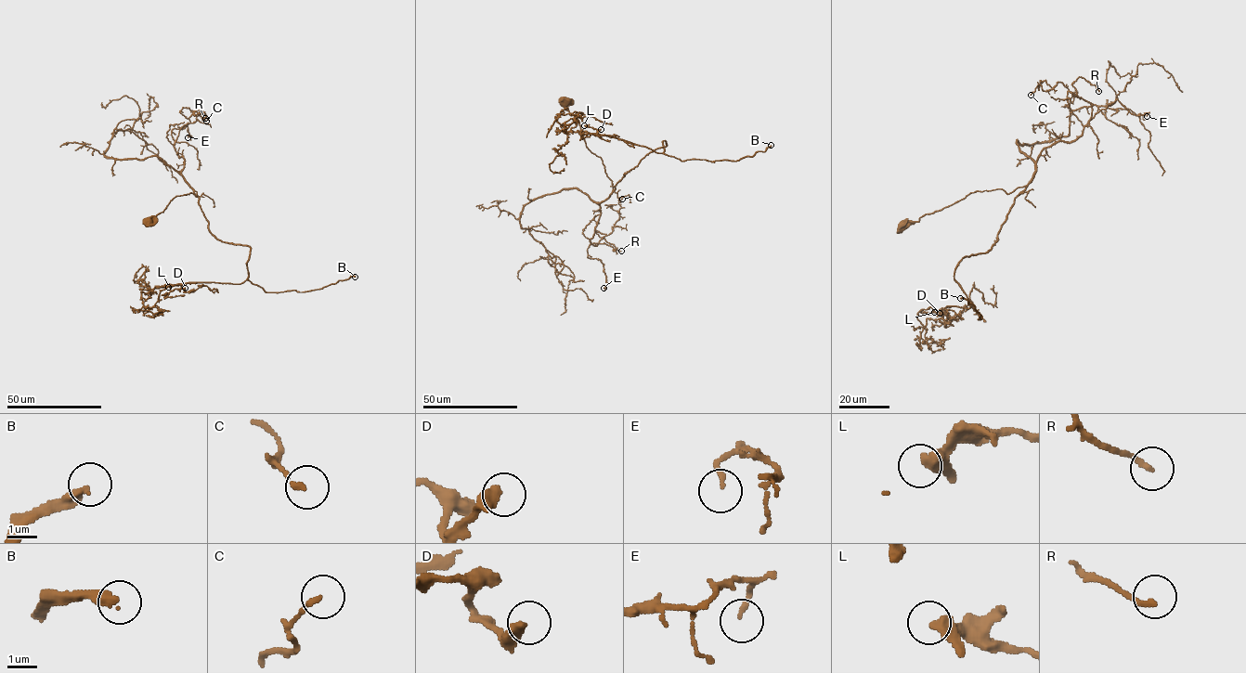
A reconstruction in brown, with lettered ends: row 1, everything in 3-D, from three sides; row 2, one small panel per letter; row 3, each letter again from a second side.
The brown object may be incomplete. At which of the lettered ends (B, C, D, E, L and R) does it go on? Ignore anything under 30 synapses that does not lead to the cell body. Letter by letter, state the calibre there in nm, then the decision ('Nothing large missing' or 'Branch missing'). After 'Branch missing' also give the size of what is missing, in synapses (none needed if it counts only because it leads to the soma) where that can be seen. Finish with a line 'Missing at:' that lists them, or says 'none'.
B: Thickness 320 nm. Branch missing. Roughly 1000 synapses
C: Thickness 140 nm. Nothing large missing
D: Thickness 380 nm. Nothing large missing
E: Thickness 140 nm. Nothing large missing
L: Thickness 320 nm. Nothing large missing
R: Thickness 180 nm. Nothing large missing
Missing at: B

